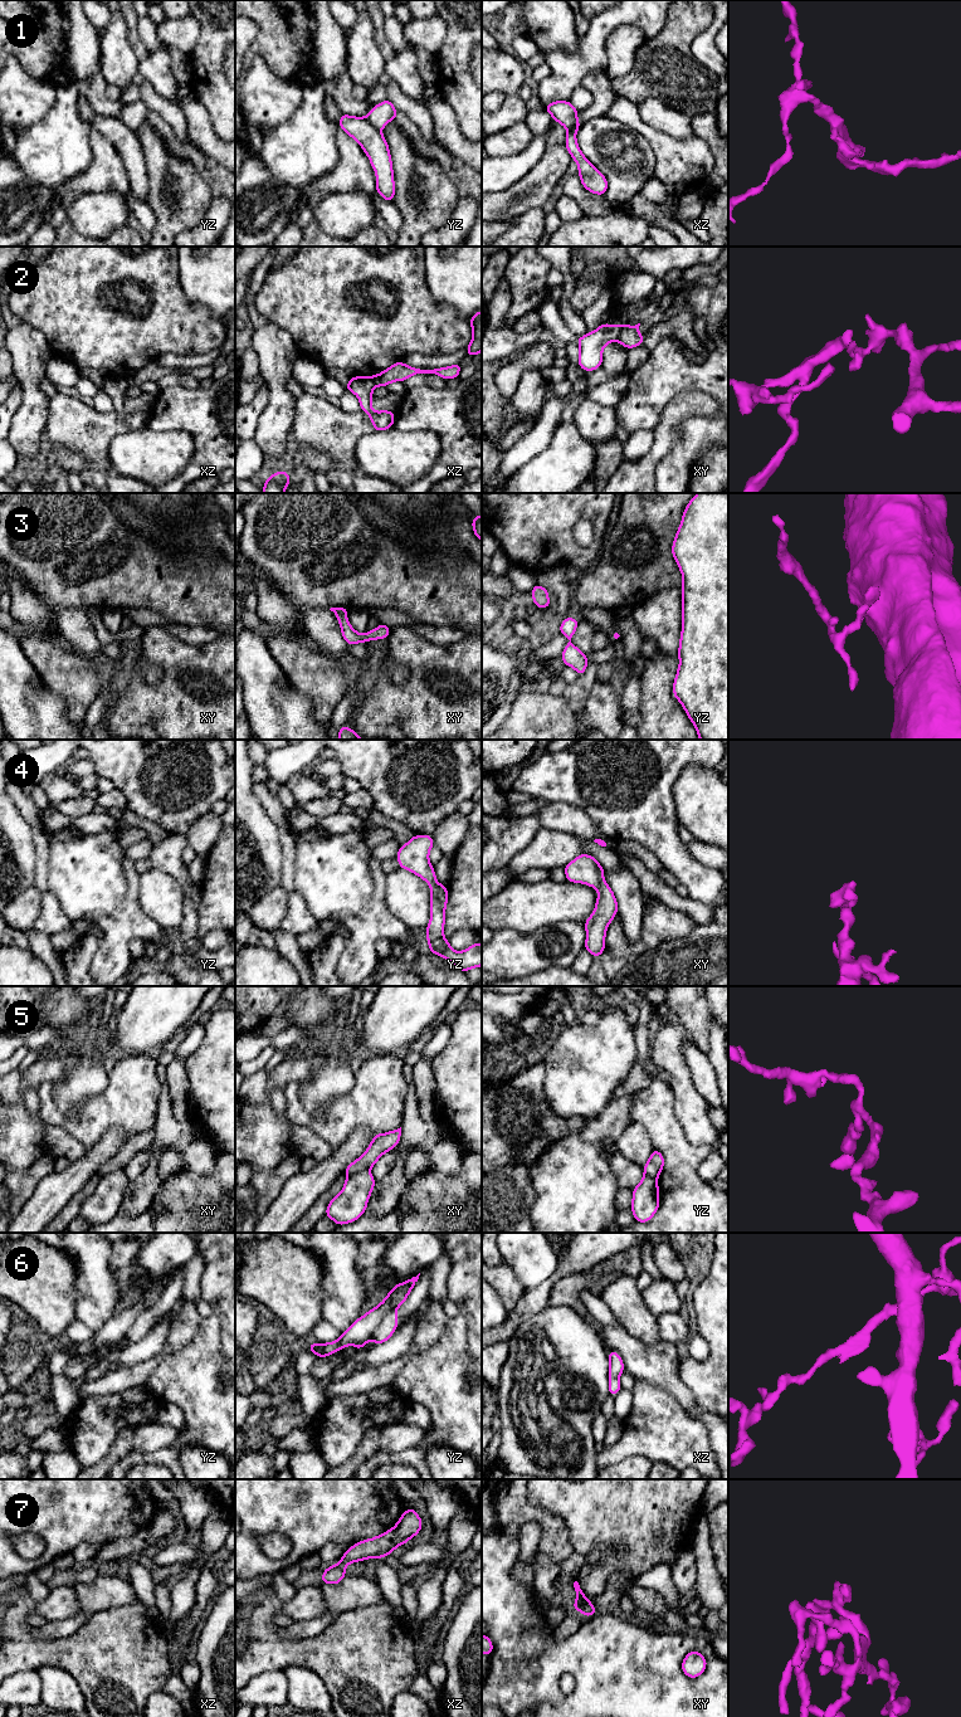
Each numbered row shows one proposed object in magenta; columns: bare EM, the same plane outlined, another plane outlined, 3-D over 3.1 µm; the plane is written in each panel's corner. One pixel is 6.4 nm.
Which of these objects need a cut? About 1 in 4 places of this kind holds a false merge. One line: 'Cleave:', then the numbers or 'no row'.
Cleave: 1, 2, 5

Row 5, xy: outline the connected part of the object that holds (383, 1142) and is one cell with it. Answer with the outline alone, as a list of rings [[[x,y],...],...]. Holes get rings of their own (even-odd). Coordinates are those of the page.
[[[401,1127],[386,1133],[377,1133],[367,1150],[346,1167],[345,1175],[352,1176],[357,1172],[370,1170],[385,1152],[397,1146],[400,1137]]]

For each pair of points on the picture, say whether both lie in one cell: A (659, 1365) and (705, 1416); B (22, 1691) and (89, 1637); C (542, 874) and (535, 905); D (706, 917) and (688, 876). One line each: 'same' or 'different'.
A: same
B: different
C: different
D: different

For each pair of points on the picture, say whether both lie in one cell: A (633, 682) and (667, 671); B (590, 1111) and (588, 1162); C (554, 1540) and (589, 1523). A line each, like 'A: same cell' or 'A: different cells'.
A: different cells
B: different cells
C: different cells

